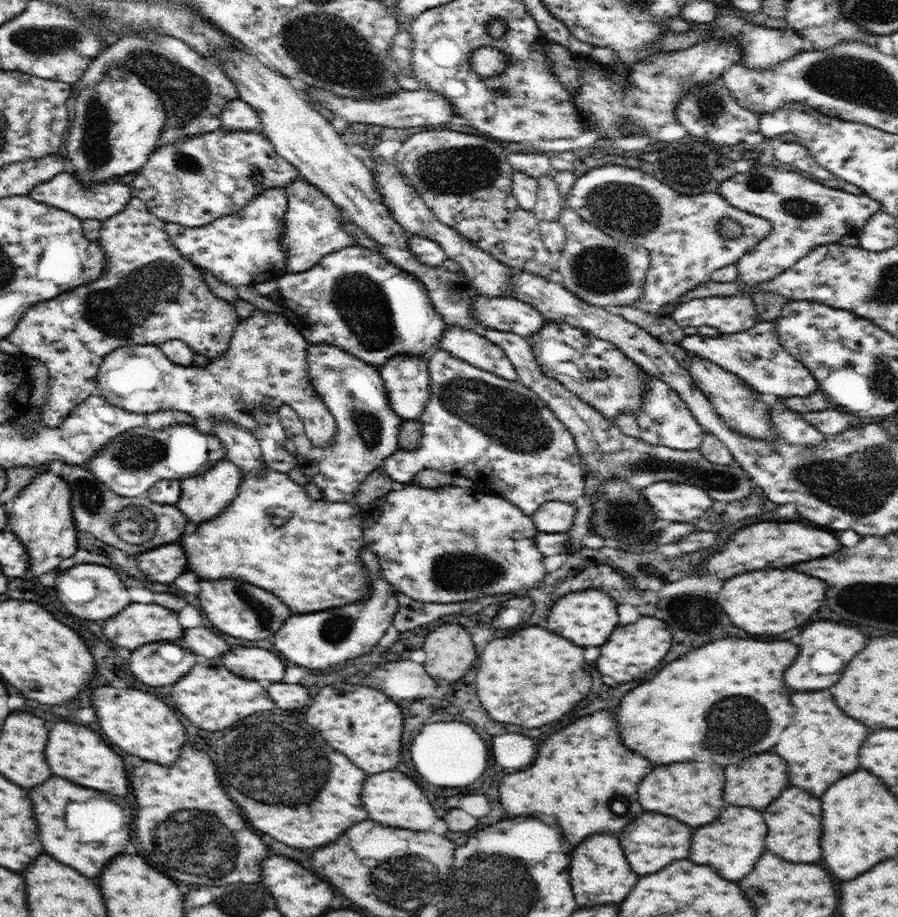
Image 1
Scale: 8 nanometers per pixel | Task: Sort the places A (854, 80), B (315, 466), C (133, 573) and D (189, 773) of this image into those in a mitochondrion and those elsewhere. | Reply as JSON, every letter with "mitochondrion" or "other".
{"A":"mitochondrion","B":"other","C":"other","D":"other"}

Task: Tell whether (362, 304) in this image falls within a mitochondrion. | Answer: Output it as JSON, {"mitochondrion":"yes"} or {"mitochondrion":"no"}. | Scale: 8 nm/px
{"mitochondrion":"yes"}

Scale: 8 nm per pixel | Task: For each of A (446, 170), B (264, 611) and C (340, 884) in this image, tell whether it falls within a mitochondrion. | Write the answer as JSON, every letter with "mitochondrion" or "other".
{"A":"mitochondrion","B":"mitochondrion","C":"other"}

